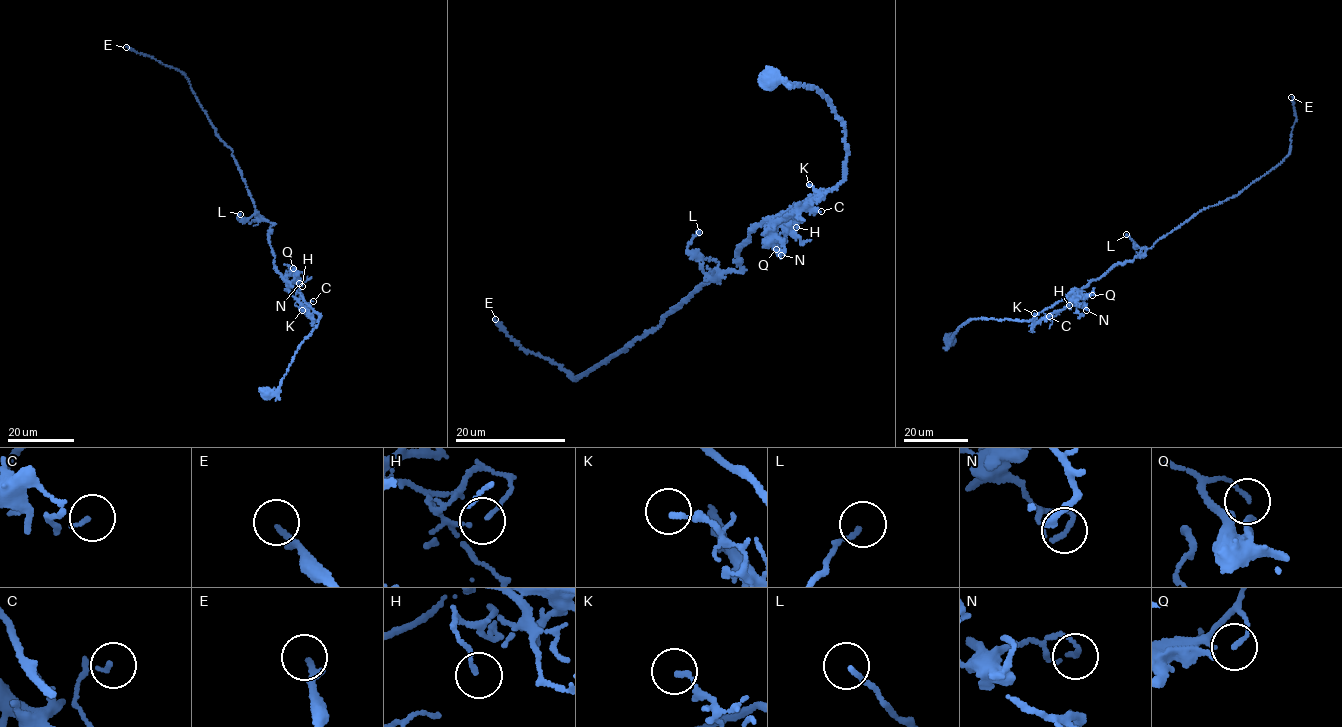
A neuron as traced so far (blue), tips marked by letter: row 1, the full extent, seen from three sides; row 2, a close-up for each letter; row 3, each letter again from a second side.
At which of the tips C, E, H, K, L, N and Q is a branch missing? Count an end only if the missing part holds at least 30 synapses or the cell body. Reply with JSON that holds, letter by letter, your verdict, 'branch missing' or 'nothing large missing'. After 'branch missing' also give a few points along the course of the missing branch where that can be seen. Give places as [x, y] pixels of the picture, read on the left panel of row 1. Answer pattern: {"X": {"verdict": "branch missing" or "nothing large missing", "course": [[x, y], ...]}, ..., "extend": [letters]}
{"C": {"verdict": "nothing large missing"}, "E": {"verdict": "branch missing"}, "H": {"verdict": "nothing large missing"}, "K": {"verdict": "nothing large missing"}, "L": {"verdict": "nothing large missing"}, "N": {"verdict": "nothing large missing"}, "Q": {"verdict": "nothing large missing"}, "extend": ["E"]}

